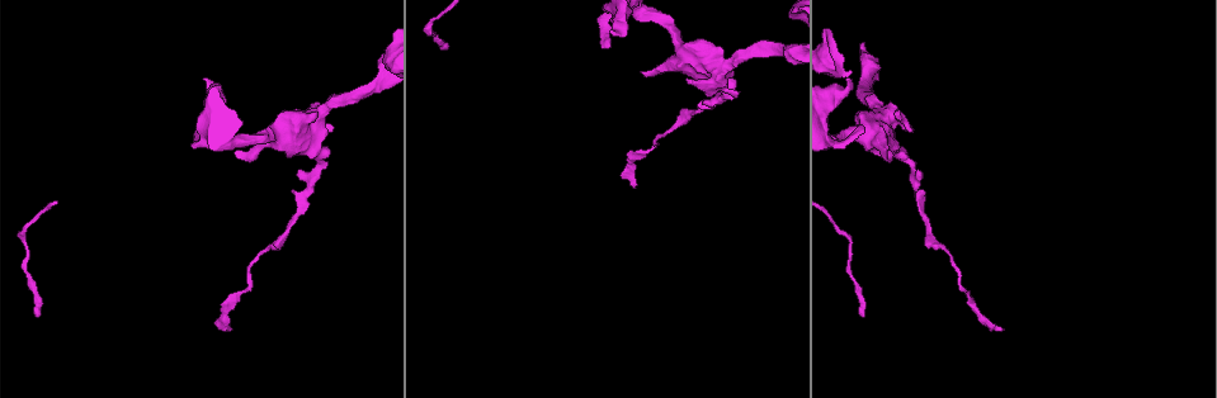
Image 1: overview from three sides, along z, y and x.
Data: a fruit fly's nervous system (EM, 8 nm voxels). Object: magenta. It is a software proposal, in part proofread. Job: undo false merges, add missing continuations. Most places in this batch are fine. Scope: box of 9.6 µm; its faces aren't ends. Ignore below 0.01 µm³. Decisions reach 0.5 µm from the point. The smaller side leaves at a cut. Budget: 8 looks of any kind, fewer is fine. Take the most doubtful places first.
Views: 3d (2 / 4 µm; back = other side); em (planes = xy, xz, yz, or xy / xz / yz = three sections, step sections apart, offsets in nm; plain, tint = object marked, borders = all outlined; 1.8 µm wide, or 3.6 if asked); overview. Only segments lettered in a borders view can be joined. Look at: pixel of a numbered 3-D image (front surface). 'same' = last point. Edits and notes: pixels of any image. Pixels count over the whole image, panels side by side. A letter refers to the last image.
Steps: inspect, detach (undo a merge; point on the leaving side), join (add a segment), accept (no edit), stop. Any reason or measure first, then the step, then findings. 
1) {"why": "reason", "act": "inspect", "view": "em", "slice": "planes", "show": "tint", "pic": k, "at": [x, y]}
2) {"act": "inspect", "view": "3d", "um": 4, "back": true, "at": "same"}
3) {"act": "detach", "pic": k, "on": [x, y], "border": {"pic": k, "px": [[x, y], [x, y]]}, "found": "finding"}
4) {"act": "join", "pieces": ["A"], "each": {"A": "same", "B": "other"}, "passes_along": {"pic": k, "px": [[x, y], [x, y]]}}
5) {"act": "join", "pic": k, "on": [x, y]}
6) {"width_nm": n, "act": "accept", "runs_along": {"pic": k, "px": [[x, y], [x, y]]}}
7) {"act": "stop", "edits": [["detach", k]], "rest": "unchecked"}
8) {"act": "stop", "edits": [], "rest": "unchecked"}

{"why": "tapers out", "act": "inspect", "view": "3d", "um": 4, "pic": 1, "at": [1002, 330]}

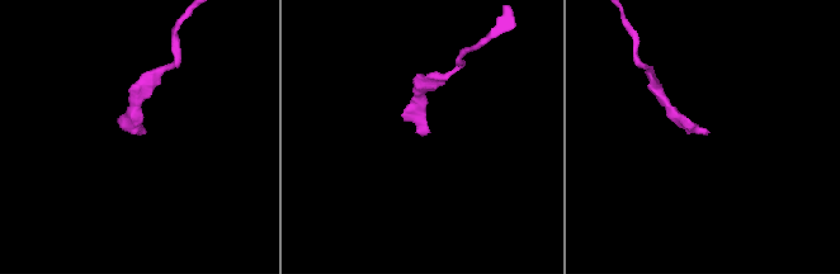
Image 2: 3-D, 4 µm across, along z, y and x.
{"act": "inspect", "view": "em", "slice": "xy", "step": 16, "show": "plain", "pic": 2, "at": [423, 133]}

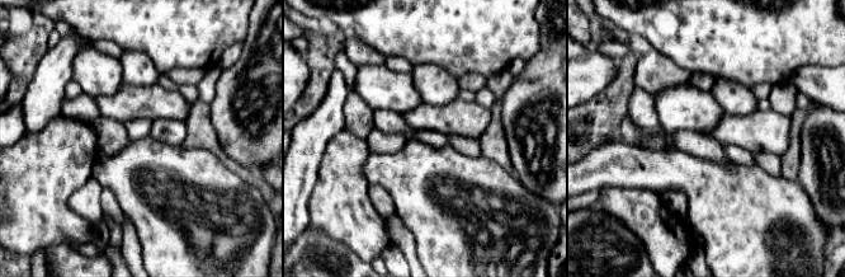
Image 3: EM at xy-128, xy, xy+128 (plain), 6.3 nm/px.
{"why": "see the neighbours", "act": "inspect", "view": "em", "slice": "xy", "step": 16, "show": "borders", "at": "same"}

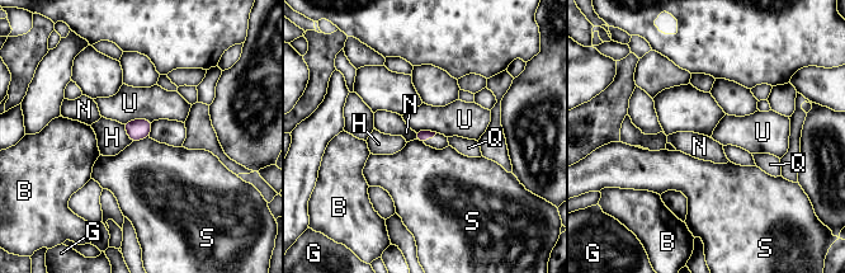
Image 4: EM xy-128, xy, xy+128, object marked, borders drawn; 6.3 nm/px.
{"act": "accept", "each": {"B": "other", "G": "other", "H": "other", "N": "other", "Q": "other", "S": "other", "U": "other"}, "border": {"pic": 4, "px": [[151, 121], [130, 119], [123, 123]]}, "found": "none of them fits"}

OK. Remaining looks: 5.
{"why": "stops while still wide", "act": "inspect", "view": "em", "slice": "planes", "show": "borders", "pic": 1, "at": [847, 78]}

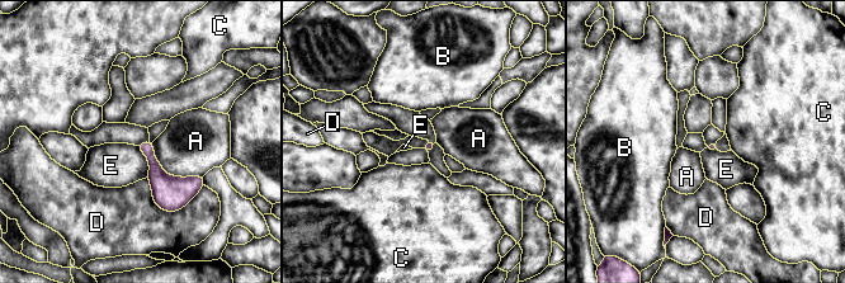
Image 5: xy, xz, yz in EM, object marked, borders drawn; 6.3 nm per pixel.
{"act": "accept", "each": {"A": "other", "B": "other", "C": "other", "D": "other", "E": "other"}, "found": "no lettered segment goes on from it"}

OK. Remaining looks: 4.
{"why": "an open end", "act": "inspect", "view": "em", "um": 3.6, "slice": "xy", "step": 8, "show": "plain", "pic": 1, "at": [235, 151]}

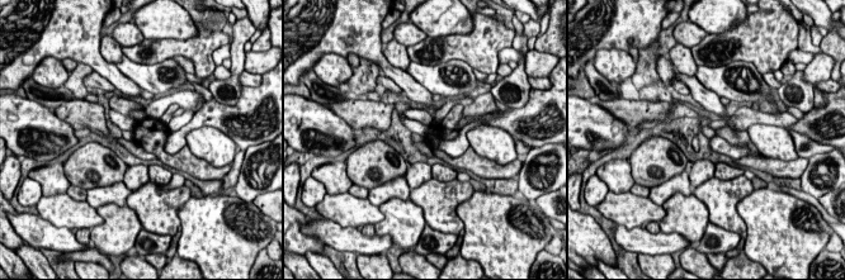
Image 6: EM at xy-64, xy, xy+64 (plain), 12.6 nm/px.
{"why": "see the neighbours", "act": "inspect", "view": "em", "um": 3.6, "slice": "xy", "step": 8, "show": "borders", "at": "same"}

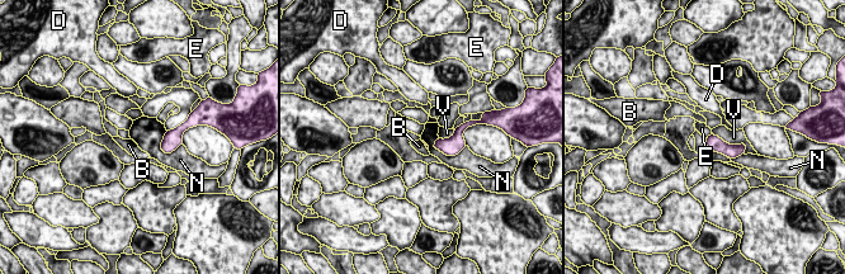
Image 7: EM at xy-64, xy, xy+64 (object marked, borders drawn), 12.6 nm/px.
{"act": "accept", "each": {"B": "other", "D": "other", "E": "other", "N": "other", "V": "other"}, "border": {"pic": 7, "px": [[433, 145], [447, 155], [465, 146]]}, "found": "no lettered segment goes on from it"}

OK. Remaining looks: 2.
{"act": "stop", "edits": [], "rest": "unchecked"}

